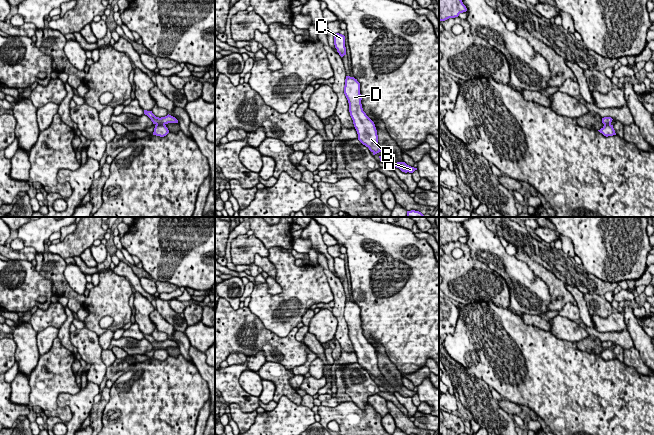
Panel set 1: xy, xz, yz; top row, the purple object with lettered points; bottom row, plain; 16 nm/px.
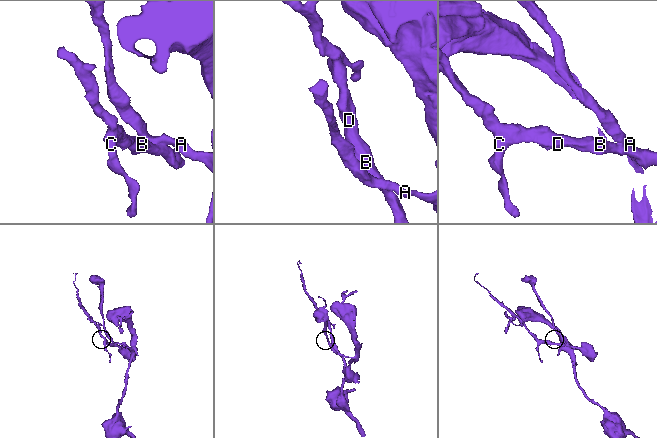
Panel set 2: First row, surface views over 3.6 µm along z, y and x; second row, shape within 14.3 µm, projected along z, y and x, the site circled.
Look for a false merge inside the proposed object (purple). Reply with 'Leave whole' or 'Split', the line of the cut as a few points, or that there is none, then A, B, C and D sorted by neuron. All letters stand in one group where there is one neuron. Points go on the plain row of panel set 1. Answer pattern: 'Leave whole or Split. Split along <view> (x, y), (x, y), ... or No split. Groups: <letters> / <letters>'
Split. Split along xy (156, 348), (164, 349). Groups: A / B C D

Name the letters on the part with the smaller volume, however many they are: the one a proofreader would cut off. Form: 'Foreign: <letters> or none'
Foreign: B, C, D

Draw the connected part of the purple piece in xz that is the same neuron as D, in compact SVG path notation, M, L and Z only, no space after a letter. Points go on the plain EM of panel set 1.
M346 300L344 318L349 327L349 336L358 364L369 372L373 379L381 376L374 346L363 335L361 328L360 307L354 301Z

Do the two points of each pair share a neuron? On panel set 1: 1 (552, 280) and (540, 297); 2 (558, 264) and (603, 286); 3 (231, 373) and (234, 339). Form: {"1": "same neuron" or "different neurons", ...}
{"1": "different neurons", "2": "same neuron", "3": "different neurons"}

